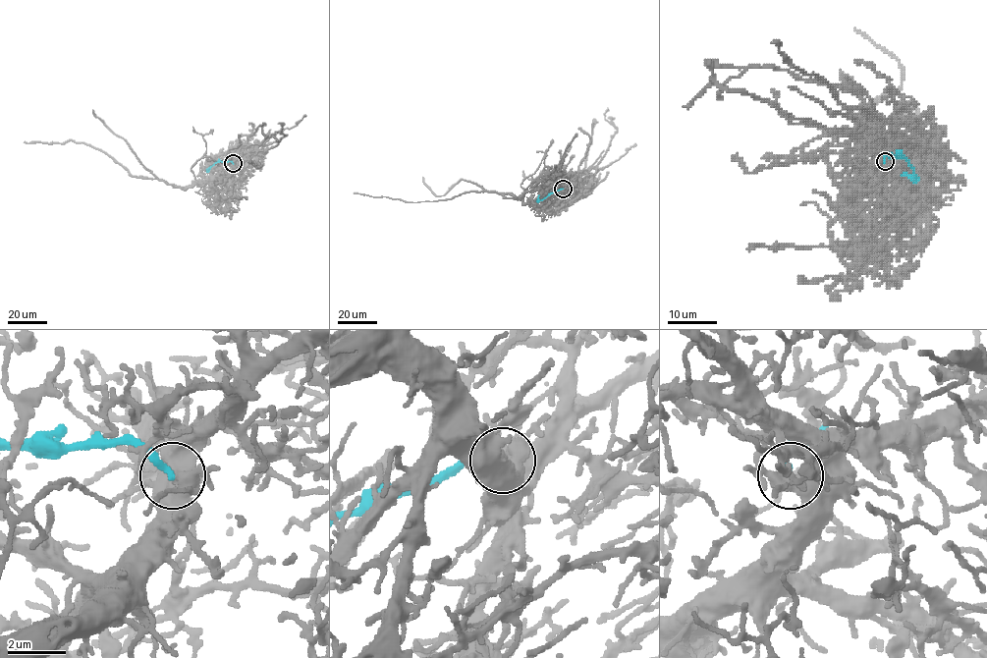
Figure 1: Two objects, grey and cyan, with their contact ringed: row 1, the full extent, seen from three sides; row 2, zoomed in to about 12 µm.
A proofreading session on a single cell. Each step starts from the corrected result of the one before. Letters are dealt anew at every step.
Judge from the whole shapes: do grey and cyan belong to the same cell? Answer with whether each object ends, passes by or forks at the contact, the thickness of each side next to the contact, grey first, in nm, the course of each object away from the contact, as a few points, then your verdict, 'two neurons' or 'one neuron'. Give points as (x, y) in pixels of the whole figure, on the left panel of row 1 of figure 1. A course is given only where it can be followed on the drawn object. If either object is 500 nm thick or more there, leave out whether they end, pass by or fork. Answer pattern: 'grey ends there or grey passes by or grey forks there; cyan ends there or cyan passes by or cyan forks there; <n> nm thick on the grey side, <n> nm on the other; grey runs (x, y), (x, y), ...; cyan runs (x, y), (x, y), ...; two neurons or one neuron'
500 nm thick on the grey side, 240 nm on the other; grey runs (233, 163), (225, 174), (182, 188), (164, 181), (132, 176), (105, 152), (82, 142), (24, 141); cyan runs (233, 163), (217, 161), (209, 169); two neurons

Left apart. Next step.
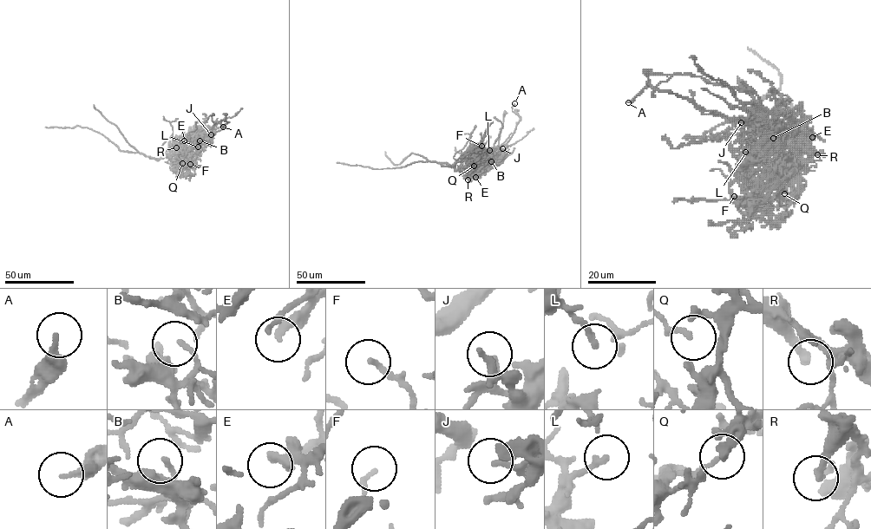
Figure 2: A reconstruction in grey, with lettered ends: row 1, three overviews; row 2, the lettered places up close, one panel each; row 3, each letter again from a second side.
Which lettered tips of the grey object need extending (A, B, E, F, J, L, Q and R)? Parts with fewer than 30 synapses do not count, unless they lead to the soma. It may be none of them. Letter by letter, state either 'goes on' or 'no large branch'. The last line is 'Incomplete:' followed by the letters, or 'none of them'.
A: no large branch
B: no large branch
E: goes on
F: no large branch
J: no large branch
L: no large branch
Q: no large branch
R: no large branch
Incomplete: E

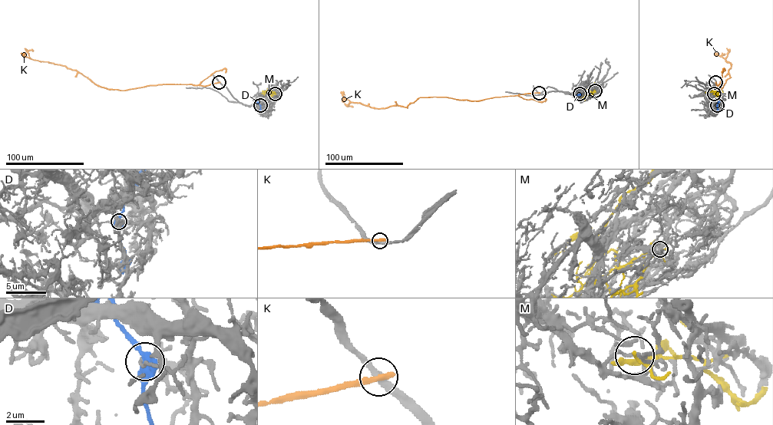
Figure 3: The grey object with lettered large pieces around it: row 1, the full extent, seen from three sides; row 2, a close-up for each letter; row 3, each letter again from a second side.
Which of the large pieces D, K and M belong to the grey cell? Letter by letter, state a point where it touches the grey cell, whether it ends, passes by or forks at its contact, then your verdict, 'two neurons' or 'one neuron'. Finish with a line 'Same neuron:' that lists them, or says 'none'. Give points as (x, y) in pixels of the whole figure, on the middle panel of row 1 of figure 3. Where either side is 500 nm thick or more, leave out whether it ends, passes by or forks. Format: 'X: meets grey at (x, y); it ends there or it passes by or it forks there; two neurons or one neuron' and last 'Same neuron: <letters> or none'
D: meets grey at (579, 93); it passes by; two neurons
K: meets grey at (539, 93); it ends there; two neurons
M: meets grey at (595, 90); it passes by; two neurons
Same neuron: none

